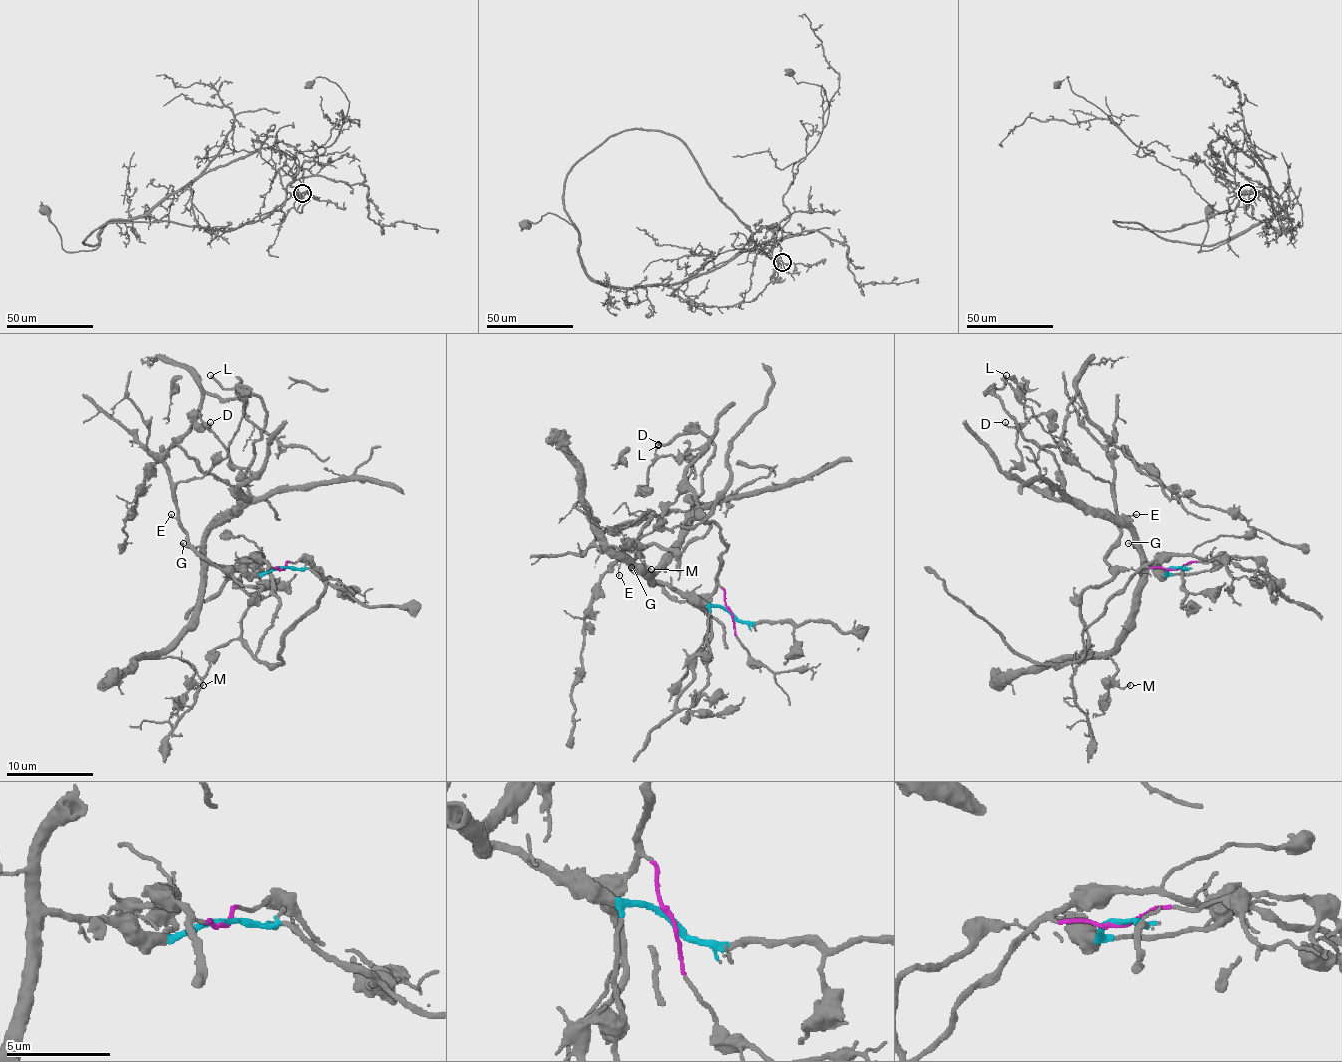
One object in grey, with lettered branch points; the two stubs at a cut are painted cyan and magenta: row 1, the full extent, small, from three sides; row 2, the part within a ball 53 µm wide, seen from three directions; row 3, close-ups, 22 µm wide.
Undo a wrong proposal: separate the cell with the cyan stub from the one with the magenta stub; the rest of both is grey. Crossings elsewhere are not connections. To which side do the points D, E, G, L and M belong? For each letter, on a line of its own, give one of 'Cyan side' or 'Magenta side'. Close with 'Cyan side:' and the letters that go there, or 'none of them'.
D: Cyan side
E: Magenta side
G: Cyan side
L: Cyan side
M: Cyan side
Cyan side: D, G, L, M

